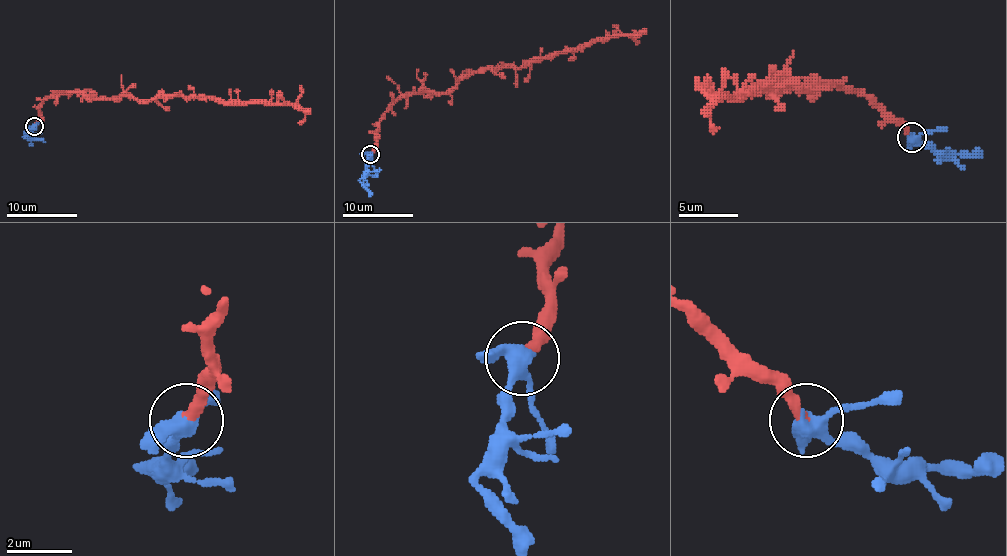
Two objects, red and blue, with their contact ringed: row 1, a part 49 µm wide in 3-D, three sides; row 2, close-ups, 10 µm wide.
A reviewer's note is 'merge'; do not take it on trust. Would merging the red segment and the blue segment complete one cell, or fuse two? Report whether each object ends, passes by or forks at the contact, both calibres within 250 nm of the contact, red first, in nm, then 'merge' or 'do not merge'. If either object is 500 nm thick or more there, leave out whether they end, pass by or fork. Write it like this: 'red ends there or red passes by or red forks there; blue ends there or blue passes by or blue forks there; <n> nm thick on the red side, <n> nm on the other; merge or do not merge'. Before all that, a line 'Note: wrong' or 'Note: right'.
Note: right
red ends there; blue forks there; 320 nm thick on the red side, 360 nm on the other; merge

